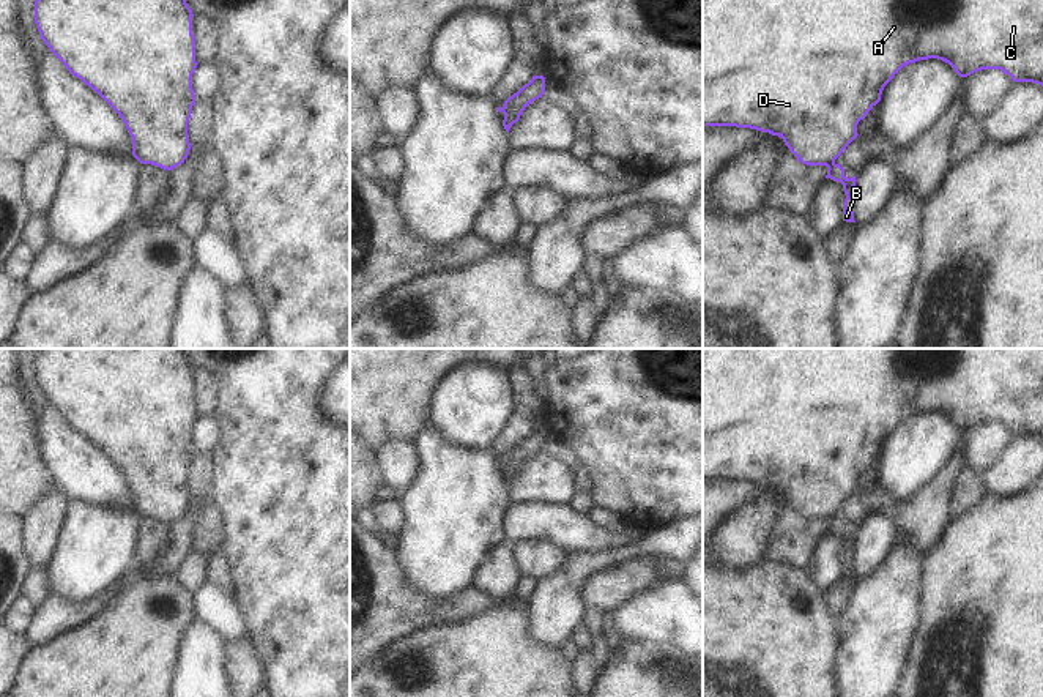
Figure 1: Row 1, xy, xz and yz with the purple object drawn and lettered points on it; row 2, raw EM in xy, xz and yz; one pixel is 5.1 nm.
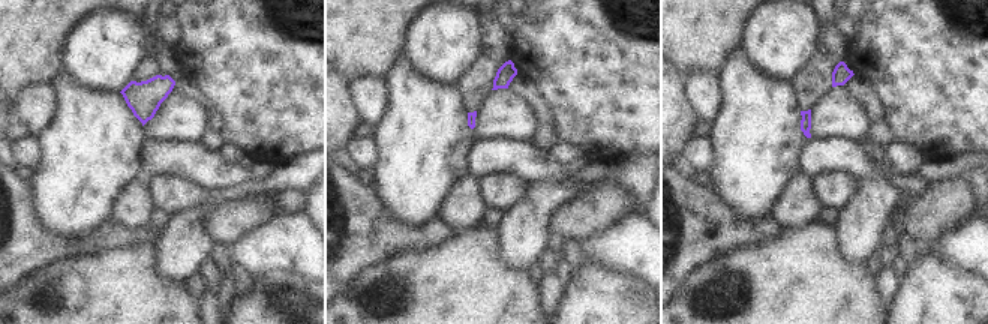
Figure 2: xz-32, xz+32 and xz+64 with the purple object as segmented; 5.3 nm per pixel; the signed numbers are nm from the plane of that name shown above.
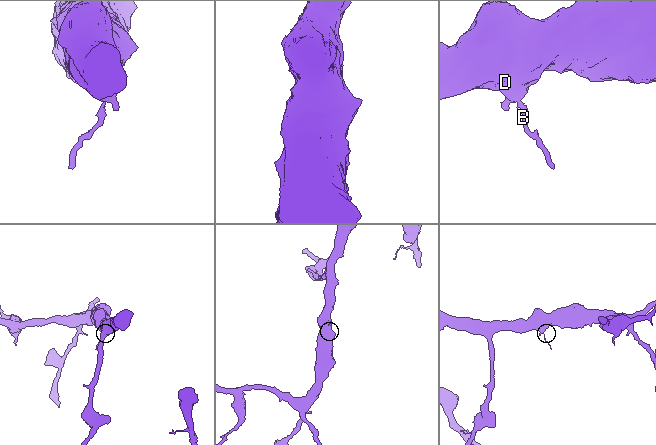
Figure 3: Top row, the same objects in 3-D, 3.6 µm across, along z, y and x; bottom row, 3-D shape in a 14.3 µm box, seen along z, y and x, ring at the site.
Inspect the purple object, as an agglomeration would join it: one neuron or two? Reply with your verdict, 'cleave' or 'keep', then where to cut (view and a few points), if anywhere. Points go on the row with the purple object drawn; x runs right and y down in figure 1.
cleave | yz (834, 161), (826, 166)

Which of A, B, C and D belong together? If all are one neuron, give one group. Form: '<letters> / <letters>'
A C D / B

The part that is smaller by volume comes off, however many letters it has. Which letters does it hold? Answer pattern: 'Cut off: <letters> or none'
Cut off: B

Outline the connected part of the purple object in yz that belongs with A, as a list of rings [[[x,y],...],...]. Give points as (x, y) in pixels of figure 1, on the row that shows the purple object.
[[[703,0],[703,126],[736,126],[769,132],[783,139],[789,151],[807,166],[829,166],[859,136],[857,125],[881,101],[884,87],[906,65],[937,58],[948,63],[959,77],[982,69],[1000,69],[1013,82],[1032,82],[1043,87],[1043,0]]]

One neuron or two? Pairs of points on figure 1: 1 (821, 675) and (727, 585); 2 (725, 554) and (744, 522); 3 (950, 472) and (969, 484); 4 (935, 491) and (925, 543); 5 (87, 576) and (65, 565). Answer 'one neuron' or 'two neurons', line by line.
1: one neuron
2: one neuron
3: two neurons
4: one neuron
5: one neuron

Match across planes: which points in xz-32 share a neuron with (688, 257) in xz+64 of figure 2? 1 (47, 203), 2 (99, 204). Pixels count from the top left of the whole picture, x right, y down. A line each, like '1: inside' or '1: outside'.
1: outside
2: outside

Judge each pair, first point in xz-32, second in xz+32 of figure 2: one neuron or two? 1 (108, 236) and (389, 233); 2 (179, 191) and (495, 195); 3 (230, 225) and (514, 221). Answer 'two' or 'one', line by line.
1: one
2: one
3: two

